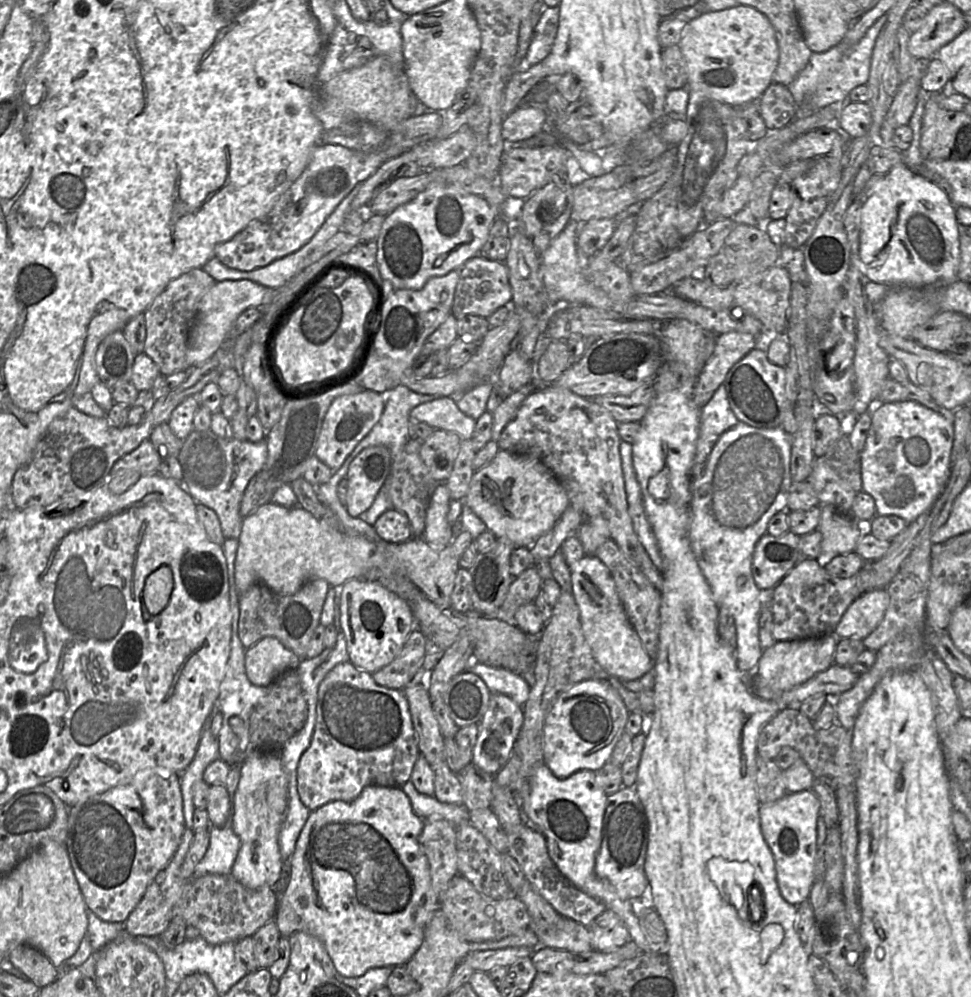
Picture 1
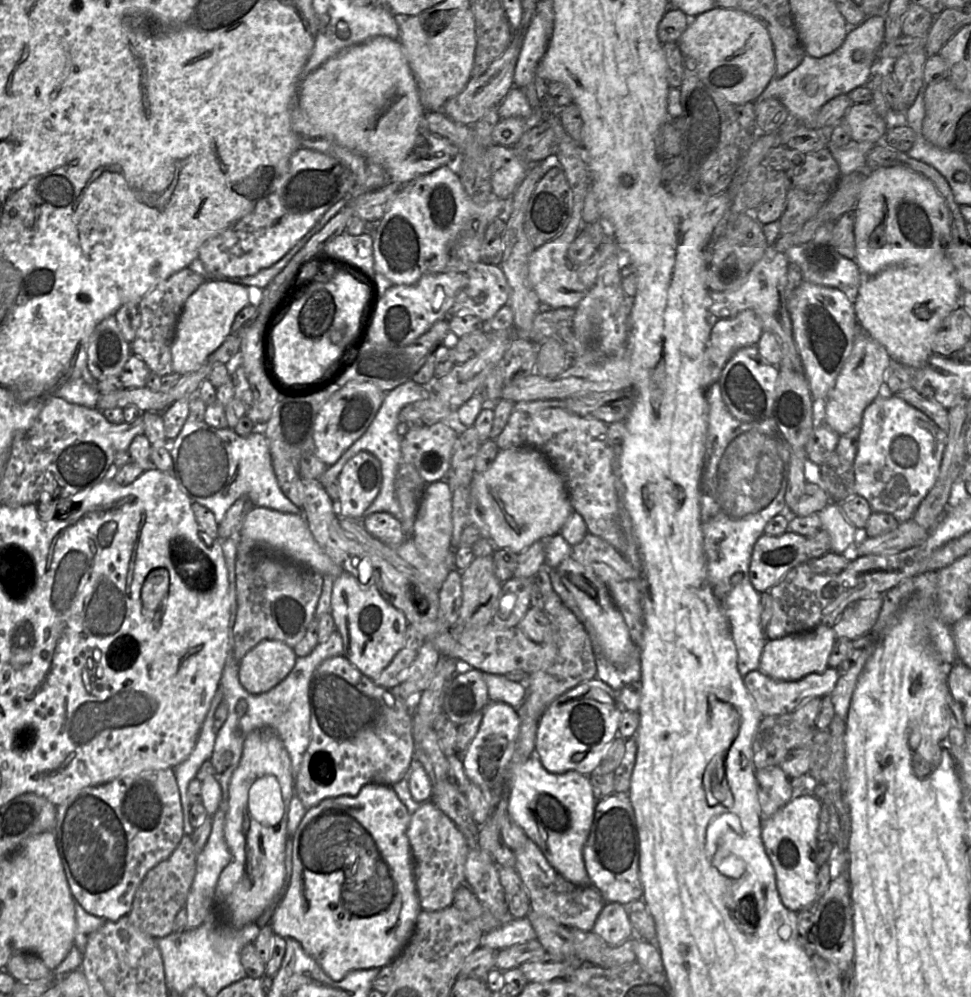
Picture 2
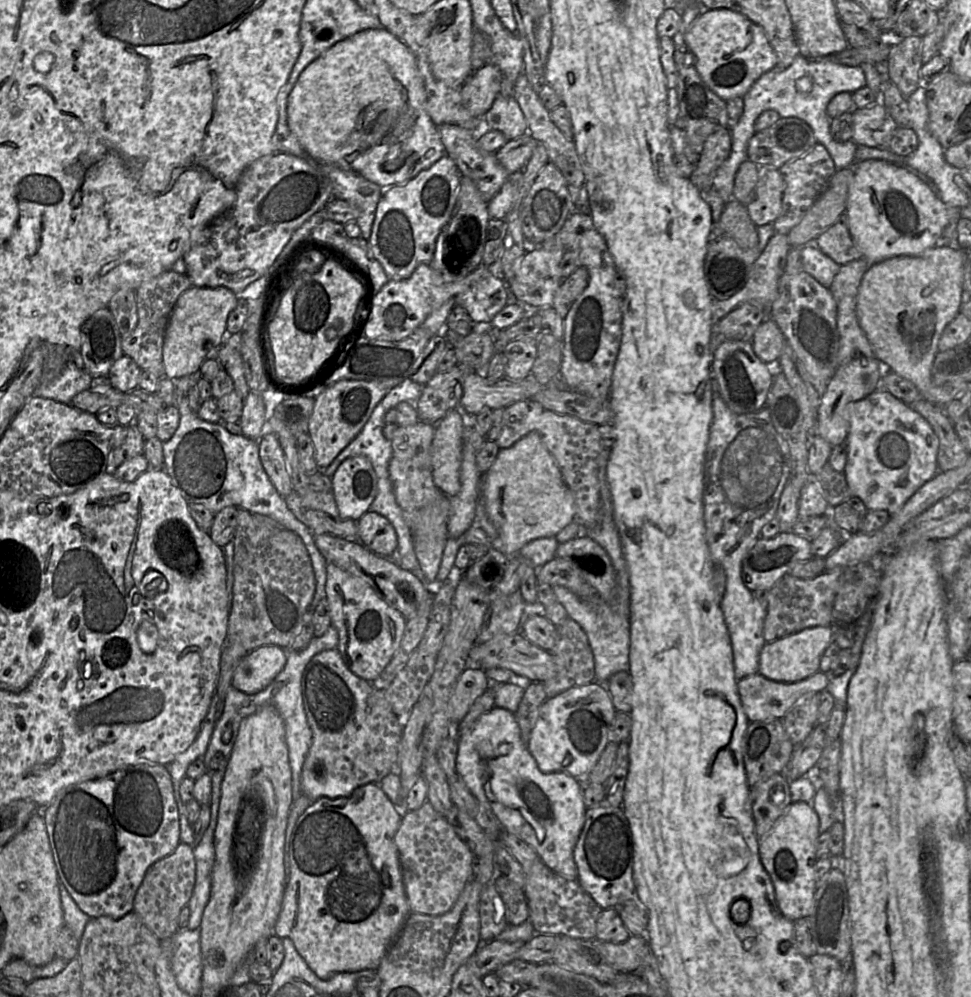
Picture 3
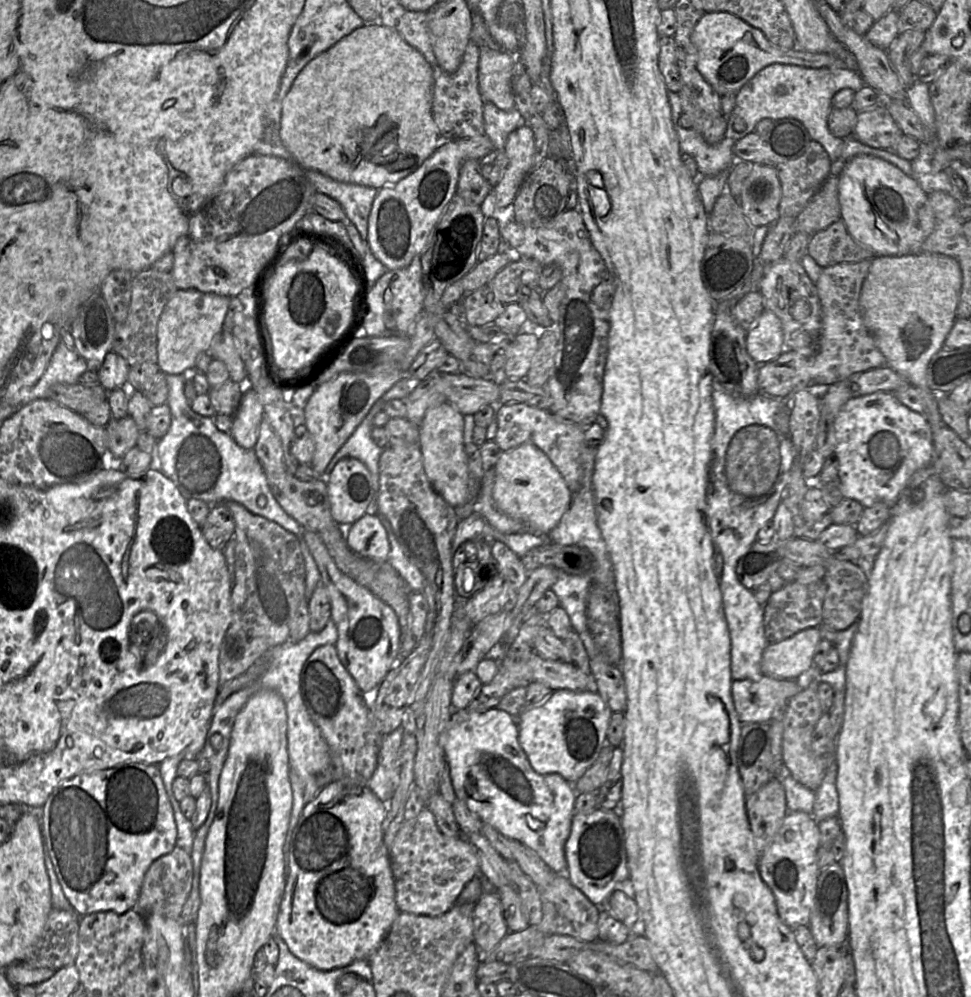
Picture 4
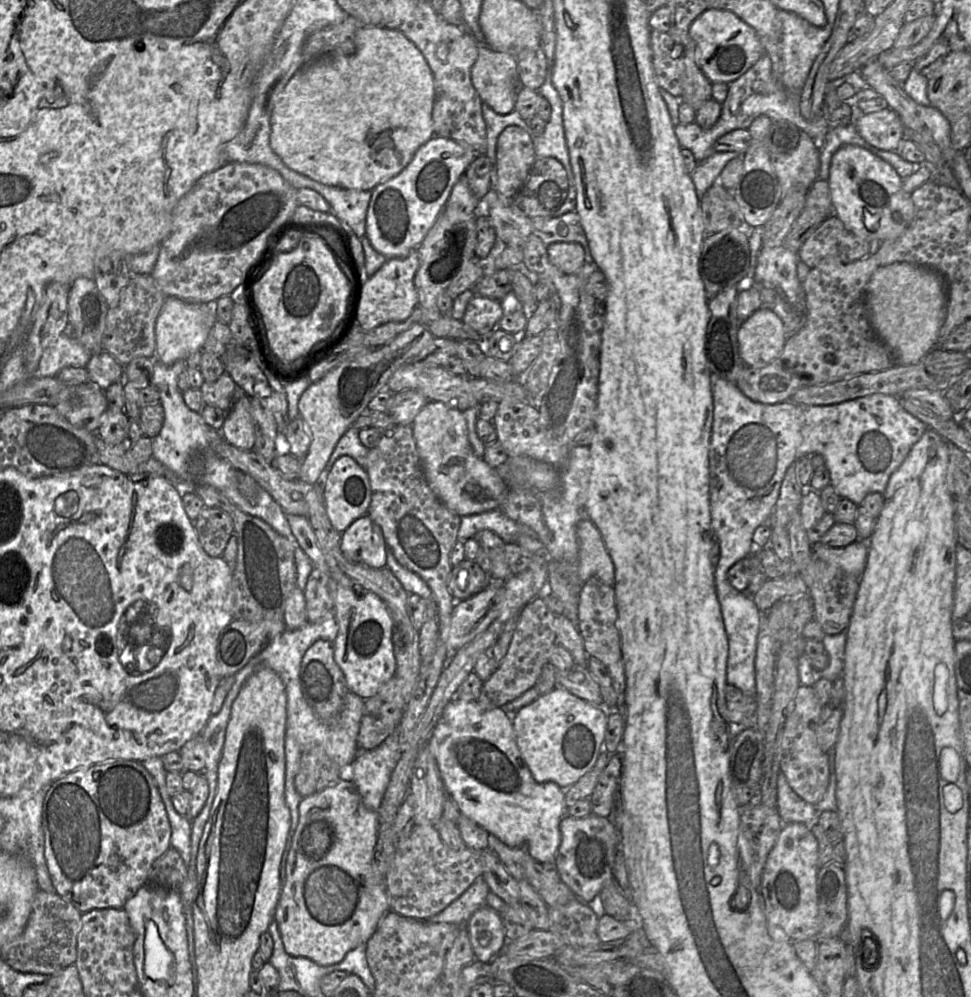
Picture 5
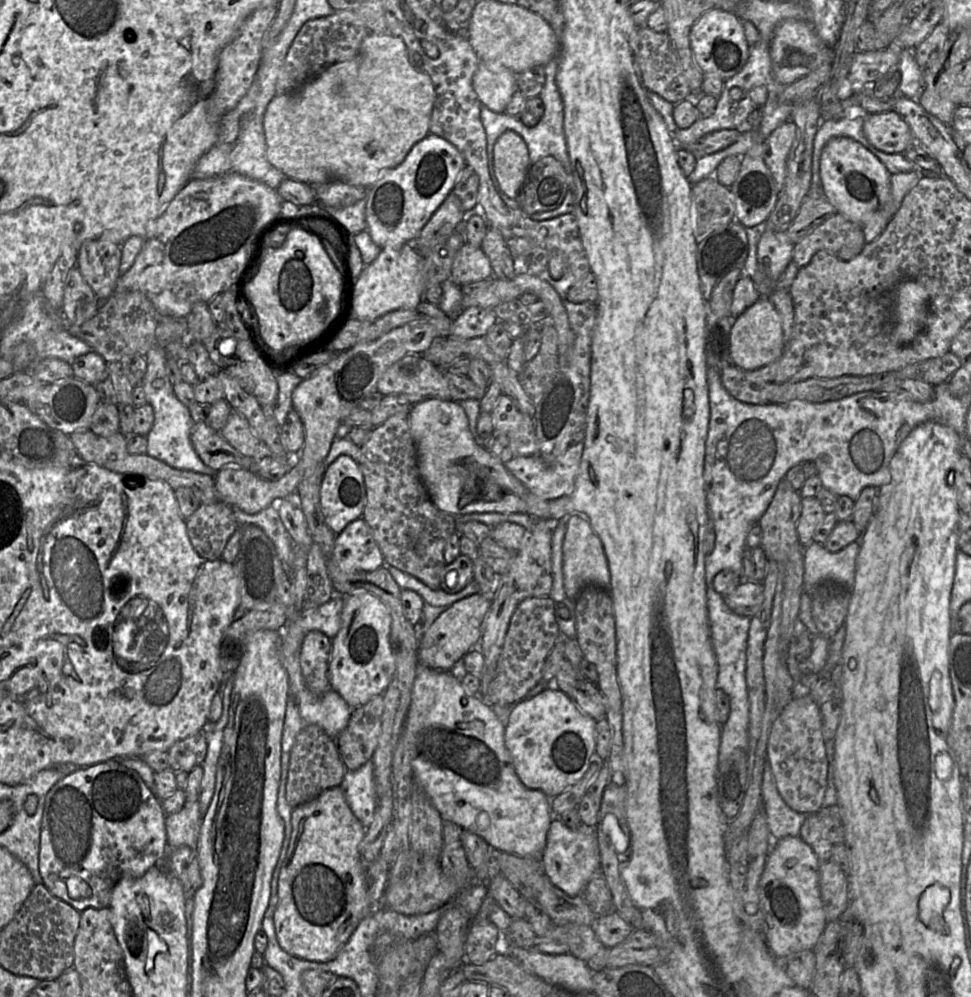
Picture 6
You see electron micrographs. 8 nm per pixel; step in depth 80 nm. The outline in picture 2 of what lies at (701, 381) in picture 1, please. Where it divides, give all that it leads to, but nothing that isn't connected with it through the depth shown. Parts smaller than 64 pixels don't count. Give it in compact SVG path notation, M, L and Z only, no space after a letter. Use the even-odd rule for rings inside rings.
M749 309L713 323L708 345L709 386L719 381L723 368L737 350L757 345L763 331L759 317Z

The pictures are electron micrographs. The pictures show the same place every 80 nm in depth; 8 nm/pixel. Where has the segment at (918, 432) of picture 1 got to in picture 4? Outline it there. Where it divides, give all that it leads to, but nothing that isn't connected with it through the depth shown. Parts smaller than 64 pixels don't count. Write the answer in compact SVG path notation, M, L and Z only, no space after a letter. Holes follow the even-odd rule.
M877 391L860 397L853 397L840 409L835 422L836 445L834 454L839 463L838 478L845 499L854 499L864 508L877 502L892 507L905 493L912 476L931 466L934 445L930 424L921 414L912 411L899 402L894 394Z

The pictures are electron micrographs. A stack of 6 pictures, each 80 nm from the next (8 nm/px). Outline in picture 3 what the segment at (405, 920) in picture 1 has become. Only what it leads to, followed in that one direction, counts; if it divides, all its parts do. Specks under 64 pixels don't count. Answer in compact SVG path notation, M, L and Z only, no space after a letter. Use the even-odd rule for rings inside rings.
M378 783L340 798L319 798L298 818L290 841L290 876L273 934L290 938L310 969L322 979L340 972L377 970L411 914L394 838L403 816Z

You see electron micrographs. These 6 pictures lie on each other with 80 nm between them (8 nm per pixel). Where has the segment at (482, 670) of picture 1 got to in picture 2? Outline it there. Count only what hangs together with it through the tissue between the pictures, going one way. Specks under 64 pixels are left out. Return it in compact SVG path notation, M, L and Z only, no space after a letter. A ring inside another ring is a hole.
M483 673L492 702L504 702L517 709L527 696L525 682L509 680L505 675Z

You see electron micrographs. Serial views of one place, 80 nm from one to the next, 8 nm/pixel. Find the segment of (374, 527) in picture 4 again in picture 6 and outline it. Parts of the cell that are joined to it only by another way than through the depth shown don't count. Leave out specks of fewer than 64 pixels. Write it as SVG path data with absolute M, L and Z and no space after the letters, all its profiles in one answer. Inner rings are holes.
M360 517L336 535L331 560L344 572L373 572L385 565L373 531Z

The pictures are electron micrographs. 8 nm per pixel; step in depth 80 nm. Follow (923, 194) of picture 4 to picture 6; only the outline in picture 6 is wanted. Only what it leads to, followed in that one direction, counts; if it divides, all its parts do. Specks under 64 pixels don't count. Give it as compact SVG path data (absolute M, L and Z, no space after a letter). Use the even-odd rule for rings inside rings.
M846 136L831 138L820 157L820 179L823 195L835 207L857 224L866 214L886 206L891 199L891 173L885 165L860 142Z

